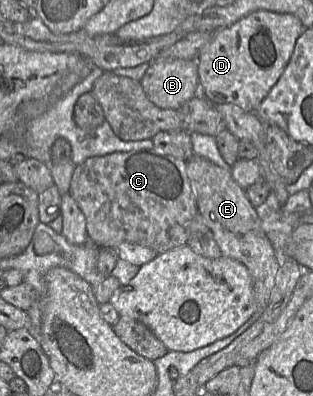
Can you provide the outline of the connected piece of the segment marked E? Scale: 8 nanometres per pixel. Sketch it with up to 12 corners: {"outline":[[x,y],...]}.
{"outline":[[194,154],[186,172],[222,255],[252,278],[259,319],[279,269],[245,190]]}

